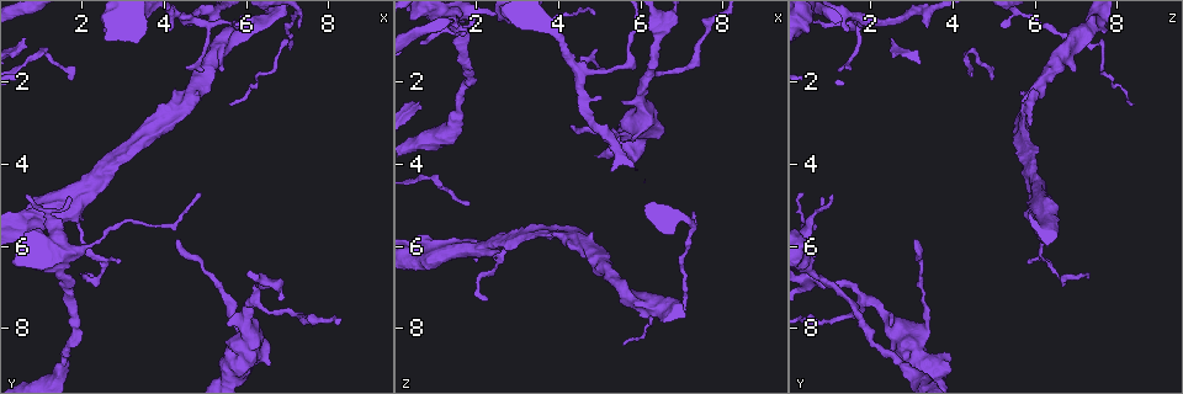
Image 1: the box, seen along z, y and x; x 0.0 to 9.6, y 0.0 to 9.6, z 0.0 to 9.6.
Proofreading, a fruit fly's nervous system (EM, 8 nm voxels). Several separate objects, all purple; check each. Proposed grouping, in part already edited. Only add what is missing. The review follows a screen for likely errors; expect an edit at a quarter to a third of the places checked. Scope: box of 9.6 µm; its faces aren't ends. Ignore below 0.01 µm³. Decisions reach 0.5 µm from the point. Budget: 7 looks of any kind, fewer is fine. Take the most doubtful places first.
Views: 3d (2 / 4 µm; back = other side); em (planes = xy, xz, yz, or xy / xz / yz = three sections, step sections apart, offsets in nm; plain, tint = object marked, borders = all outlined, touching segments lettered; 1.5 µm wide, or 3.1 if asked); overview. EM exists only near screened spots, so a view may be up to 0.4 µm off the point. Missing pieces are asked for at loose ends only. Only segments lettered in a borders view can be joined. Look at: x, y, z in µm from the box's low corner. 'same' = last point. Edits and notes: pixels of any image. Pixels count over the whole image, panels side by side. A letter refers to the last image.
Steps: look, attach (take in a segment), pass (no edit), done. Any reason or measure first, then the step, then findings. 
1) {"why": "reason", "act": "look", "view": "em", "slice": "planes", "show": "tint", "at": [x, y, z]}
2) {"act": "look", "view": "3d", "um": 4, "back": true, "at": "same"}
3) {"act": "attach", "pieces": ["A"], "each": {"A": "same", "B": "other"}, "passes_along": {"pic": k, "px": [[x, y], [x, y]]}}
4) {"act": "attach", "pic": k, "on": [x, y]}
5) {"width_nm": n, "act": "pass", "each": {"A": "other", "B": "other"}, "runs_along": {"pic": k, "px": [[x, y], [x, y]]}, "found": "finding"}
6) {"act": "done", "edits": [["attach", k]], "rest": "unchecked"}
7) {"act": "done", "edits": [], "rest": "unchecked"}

{"why": "thin end", "act": "look", "view": "em", "slice": "xz", "step": 4, "show": "tint", "at": [4.40, 5.90, 3.15]}

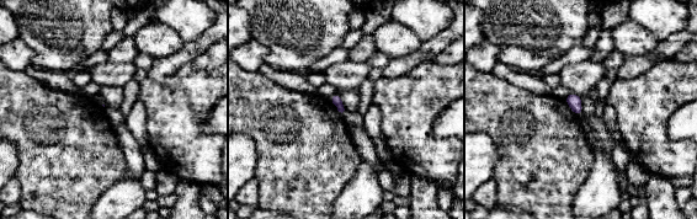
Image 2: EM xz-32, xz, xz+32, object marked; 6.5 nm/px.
{"act": "look", "view": "em", "slice": "planes", "show": "borders", "at": "same"}

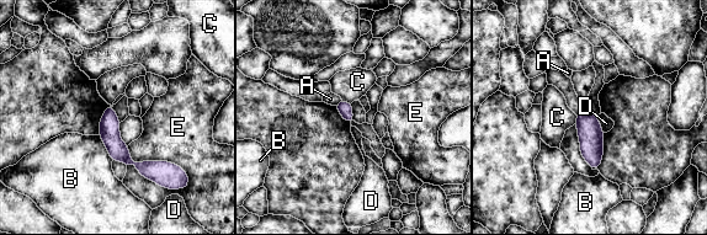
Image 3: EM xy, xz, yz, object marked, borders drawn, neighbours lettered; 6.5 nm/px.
{"longest_contact_nm": ["E", 420], "act": "pass", "each": {"A": "other", "B": "other", "C": "other", "D": "other", "E": "other"}, "border": {"pic": 3, "px": [[596, 116], [604, 132]]}, "found": "none of them fits"}

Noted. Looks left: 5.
{"why": "branch stops here", "act": "look", "view": "3d", "um": 4, "at": [6.55, 8.80, 3.25]}

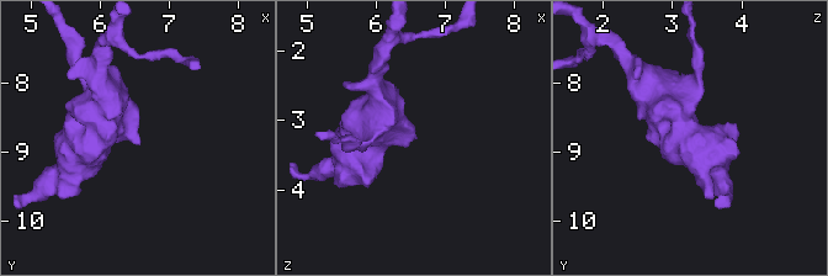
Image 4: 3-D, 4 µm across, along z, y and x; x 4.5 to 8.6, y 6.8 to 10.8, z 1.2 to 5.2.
{"act": "look", "view": "em", "slice": "xz", "step": 4, "show": "borders", "at": [6.65, 8.85, 3.20]}

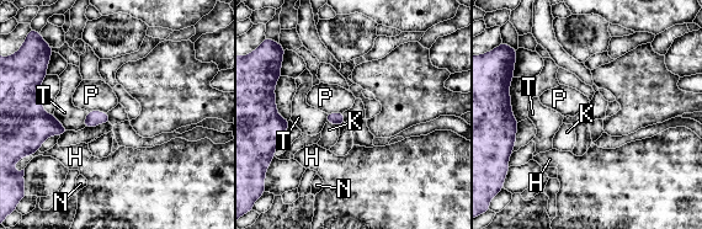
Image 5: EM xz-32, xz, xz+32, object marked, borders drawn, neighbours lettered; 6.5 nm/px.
{"act": "pass", "each": {"H": "other", "K": "other", "N": "other", "P": "other", "T": "other"}, "border": {"pic": 5, "px": [[106, 111], [88, 112]]}, "found": "none of them fits"}

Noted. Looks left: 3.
{"why": "branch stops here", "act": "look", "view": "3d", "um": 4, "at": [5.15, 0.65, 3.40]}

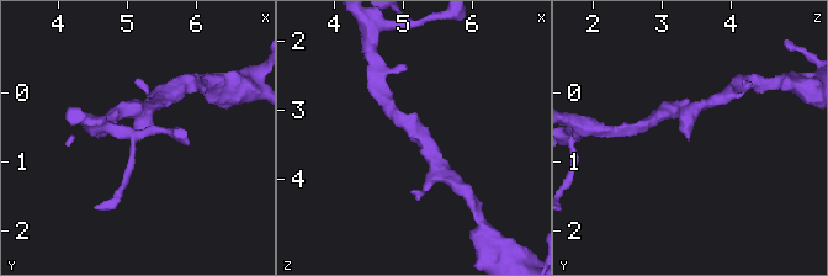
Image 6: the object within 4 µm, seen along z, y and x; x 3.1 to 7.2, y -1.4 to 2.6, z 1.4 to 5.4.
{"arm_widths_nm": [200, 220], "why": "shape alone is not enough", "act": "look", "view": "em", "slice": "planes", "show": "borders", "at": [5.15, 0.70, 3.40]}

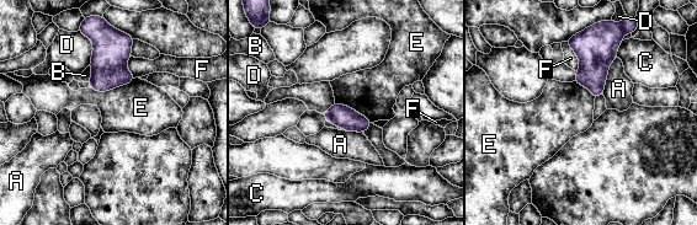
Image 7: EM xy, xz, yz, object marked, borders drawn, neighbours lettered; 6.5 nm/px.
{"act": "pass", "each": {"A": "other", "B": "other", "C": "other", "D": "other", "E": "other", "F": "other"}, "found": "no lettered segment goes on from it"}

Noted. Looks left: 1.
{"act": "done", "edits": [], "rest": "unchecked"}

